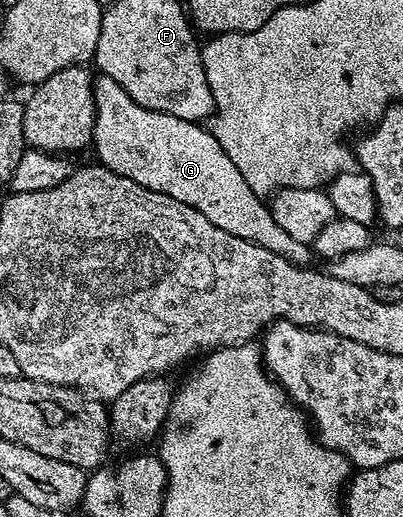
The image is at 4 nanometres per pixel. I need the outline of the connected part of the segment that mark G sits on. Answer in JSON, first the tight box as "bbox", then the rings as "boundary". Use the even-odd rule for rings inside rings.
{"bbox":[93,77,312,266],"boundary":[[[96,77],[94,84],[93,151],[99,157],[96,158],[98,165],[117,176],[133,180],[133,184],[141,184],[141,188],[173,196],[173,200],[181,200],[181,204],[197,208],[209,224],[217,224],[217,228],[221,228],[221,232],[229,232],[229,236],[241,236],[241,240],[269,248],[298,266],[310,263],[312,247],[301,240],[293,240],[293,236],[273,220],[270,205],[255,194],[249,184],[245,184],[245,176],[237,172],[237,164],[229,160],[225,148],[221,148],[208,127],[206,130],[206,125],[141,108],[133,96],[129,96],[129,92],[125,92],[125,88],[112,78]]]}

